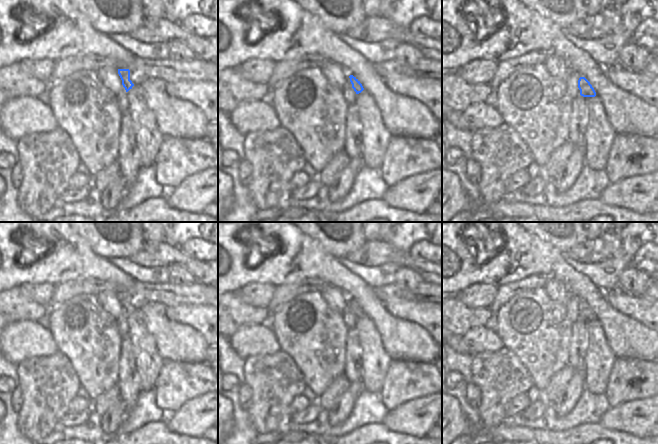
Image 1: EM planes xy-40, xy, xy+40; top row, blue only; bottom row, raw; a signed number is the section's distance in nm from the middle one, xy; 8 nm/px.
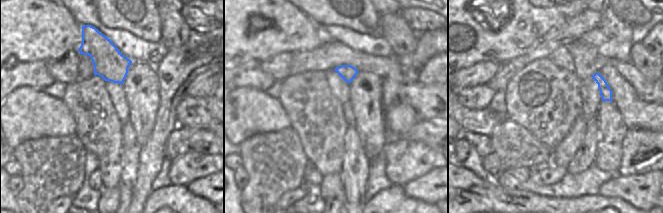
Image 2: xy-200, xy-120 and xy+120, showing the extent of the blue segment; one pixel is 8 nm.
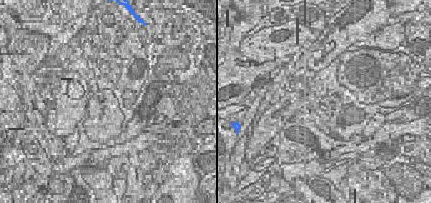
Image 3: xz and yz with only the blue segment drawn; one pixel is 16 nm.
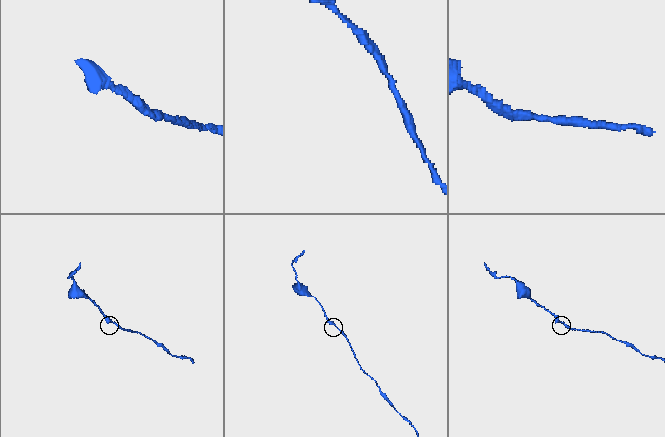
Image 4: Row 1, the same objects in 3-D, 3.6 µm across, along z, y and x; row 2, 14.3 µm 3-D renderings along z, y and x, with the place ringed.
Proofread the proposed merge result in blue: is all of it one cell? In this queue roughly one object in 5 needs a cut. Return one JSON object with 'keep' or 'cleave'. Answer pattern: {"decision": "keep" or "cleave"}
{"decision": "keep"}

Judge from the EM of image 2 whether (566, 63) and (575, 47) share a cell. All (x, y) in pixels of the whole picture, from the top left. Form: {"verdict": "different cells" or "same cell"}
{"verdict": "different cells"}

